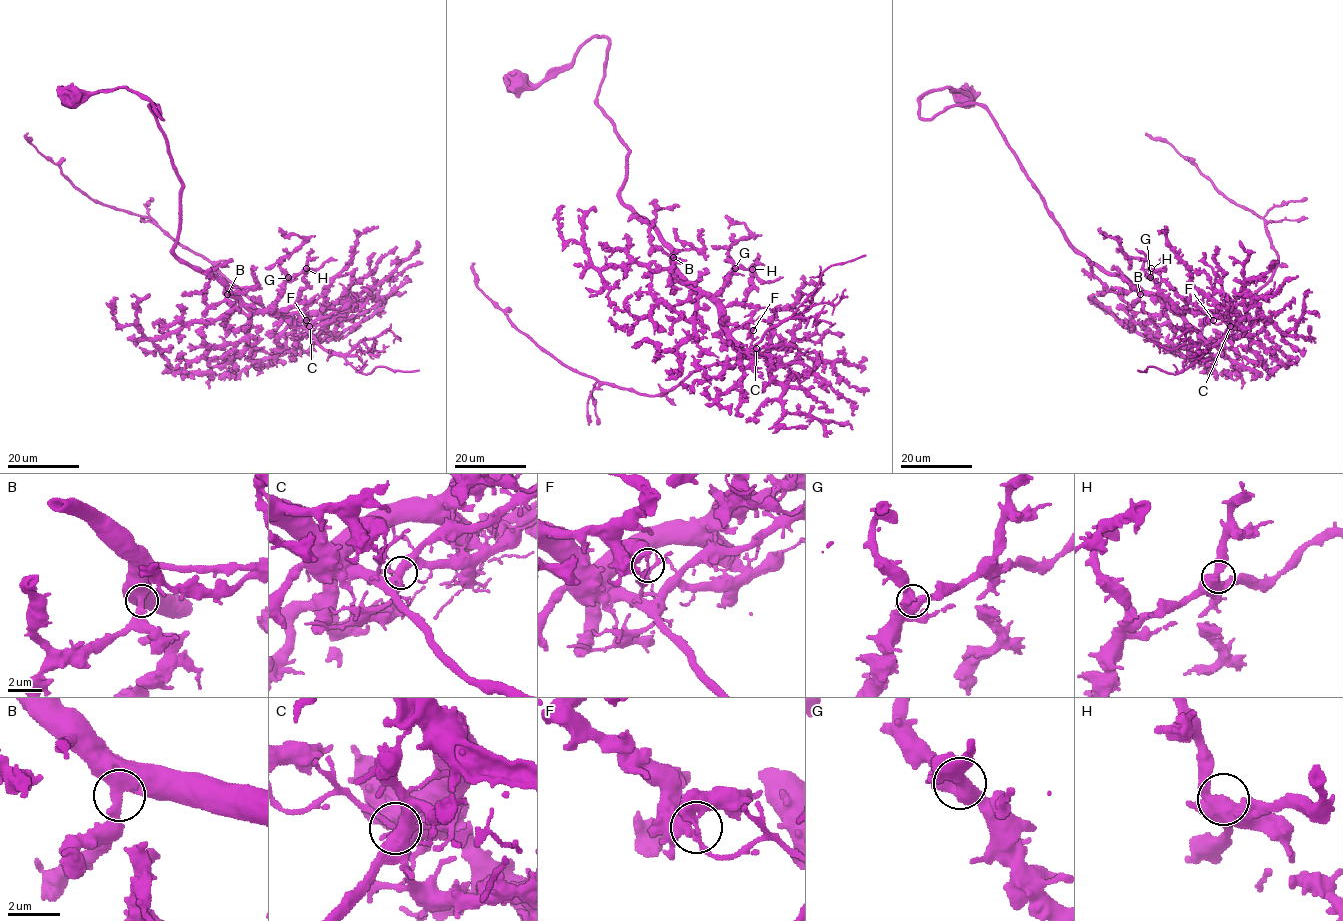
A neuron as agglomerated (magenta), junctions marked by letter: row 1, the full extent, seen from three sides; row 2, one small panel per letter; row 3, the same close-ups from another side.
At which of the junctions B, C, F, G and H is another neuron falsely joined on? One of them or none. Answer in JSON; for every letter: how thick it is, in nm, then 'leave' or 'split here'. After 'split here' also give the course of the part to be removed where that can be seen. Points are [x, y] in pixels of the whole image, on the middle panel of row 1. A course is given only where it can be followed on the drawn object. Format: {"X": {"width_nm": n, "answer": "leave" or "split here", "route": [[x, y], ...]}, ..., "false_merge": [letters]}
{"B": {"width_nm": 550, "answer": "leave"}, "C": {"width_nm": 440, "answer": "leave"}, "F": {"width_nm": 190, "answer": "split here", "route": [[752, 330], [741, 356], [701, 367], [656, 395], [639, 394], [601, 384], [542, 351], [478, 287], [474, 262]]}, "G": {"width_nm": 480, "answer": "leave"}, "H": {"width_nm": 480, "answer": "leave"}, "false_merge": ["F"]}

